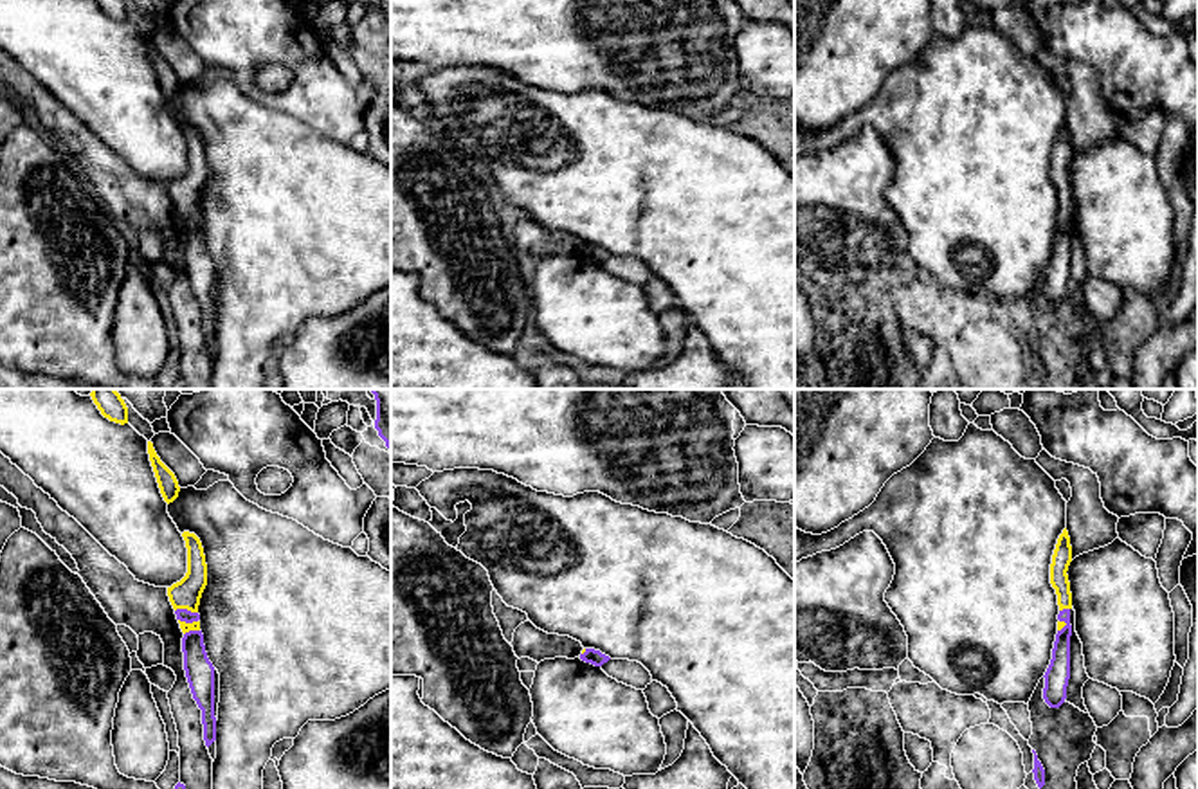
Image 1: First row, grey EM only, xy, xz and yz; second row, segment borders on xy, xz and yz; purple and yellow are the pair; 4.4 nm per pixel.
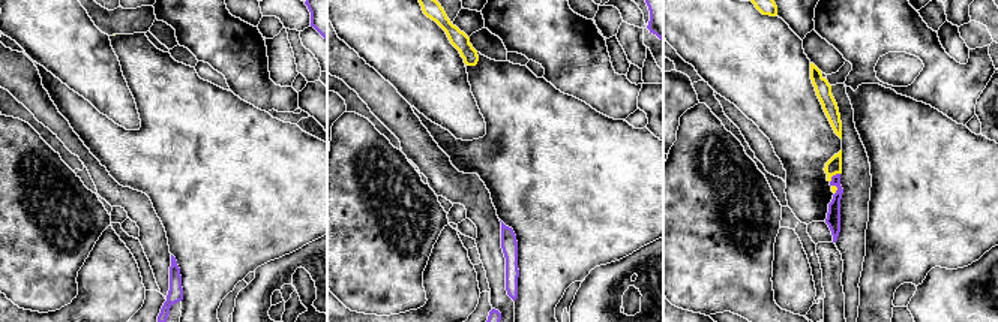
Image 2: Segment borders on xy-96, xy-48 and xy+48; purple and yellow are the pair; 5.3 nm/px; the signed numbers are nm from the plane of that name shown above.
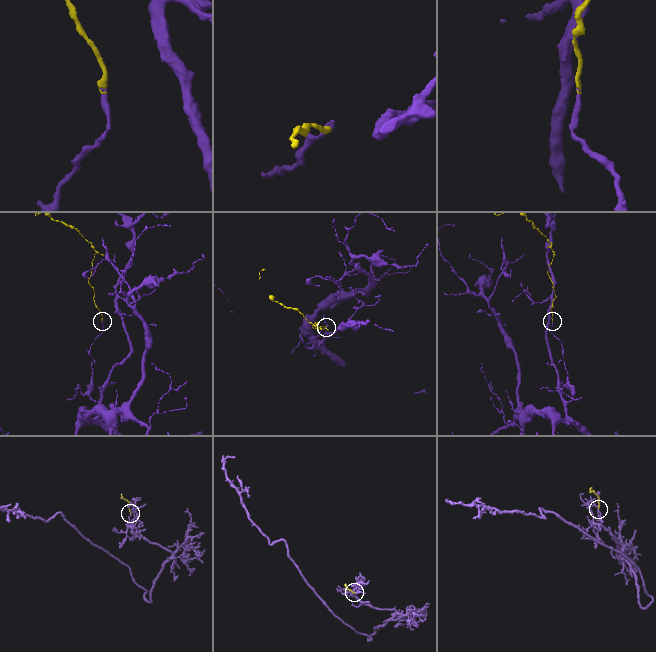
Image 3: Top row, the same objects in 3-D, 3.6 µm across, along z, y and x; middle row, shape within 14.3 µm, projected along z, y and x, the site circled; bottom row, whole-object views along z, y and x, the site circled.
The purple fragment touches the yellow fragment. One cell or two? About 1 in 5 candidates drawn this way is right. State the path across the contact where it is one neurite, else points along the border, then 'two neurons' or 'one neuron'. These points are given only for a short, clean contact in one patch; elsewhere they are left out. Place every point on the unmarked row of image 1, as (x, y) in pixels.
runs through xy (182, 211), (186, 206), (186, 190); one neuron

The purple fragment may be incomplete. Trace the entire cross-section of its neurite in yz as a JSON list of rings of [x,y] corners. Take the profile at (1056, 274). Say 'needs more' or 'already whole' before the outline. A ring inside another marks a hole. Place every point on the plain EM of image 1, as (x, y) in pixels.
needs more; [[[1066,124],[1057,135],[1052,160],[1050,160],[1050,180],[1057,191],[1057,231],[1052,245],[1052,256],[1045,268],[1045,285],[1043,295],[1050,304],[1059,304],[1066,295],[1066,283],[1070,276],[1070,205],[1072,205],[1072,189],[1068,178],[1068,162],[1072,159],[1072,142]]]

